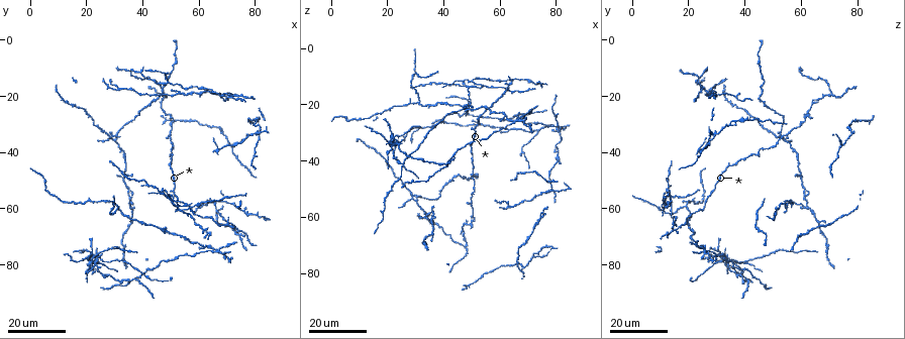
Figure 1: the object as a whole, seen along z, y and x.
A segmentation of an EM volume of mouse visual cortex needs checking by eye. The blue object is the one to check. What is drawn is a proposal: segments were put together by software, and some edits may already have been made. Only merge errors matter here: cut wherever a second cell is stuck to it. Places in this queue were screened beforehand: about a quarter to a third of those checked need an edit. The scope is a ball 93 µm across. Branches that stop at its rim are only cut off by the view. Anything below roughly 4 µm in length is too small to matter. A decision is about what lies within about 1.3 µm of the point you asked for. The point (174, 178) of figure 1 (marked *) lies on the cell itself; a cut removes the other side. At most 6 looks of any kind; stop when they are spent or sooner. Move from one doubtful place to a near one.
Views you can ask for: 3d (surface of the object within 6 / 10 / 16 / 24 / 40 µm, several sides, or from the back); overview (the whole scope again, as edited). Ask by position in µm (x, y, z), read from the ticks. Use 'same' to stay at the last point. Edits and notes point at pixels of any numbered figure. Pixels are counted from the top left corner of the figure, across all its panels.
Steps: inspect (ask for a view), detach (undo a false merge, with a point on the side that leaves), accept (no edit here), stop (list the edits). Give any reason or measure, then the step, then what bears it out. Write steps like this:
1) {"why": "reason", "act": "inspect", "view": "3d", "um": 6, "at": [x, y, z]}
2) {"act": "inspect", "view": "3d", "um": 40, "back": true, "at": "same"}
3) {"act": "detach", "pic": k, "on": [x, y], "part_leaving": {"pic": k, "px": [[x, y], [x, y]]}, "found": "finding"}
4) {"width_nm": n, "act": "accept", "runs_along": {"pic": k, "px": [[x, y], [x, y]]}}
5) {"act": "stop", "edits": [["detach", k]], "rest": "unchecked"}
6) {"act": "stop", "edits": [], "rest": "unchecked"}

{"act": "inspect", "view": "3d", "um": 16, "at": [73, 67, 44]}

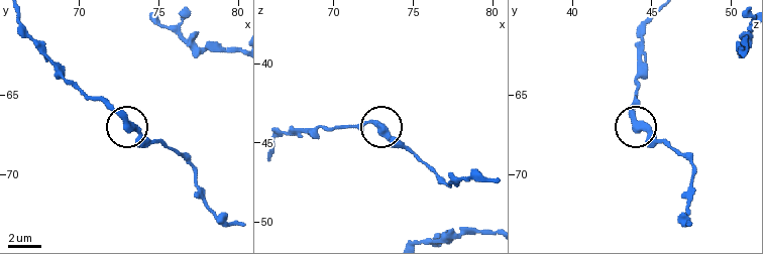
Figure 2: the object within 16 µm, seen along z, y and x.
{"act": "inspect", "view": "3d", "um": 6, "at": [73.0, 66.7, 44.1]}

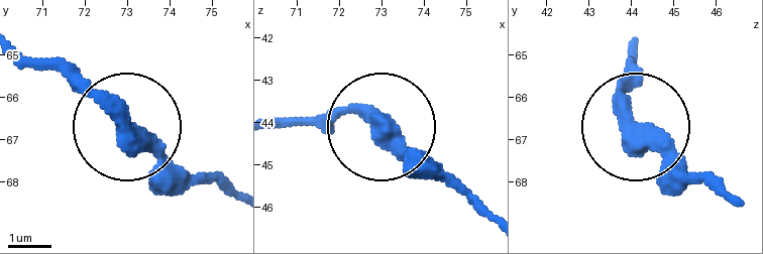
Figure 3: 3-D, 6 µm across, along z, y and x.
{"width_nm": 460, "act": "accept", "found": "all the same cell"}

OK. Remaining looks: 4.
{"why": "three arms meet", "act": "inspect", "view": "3d", "um": 24, "at": [67, 38, 24]}

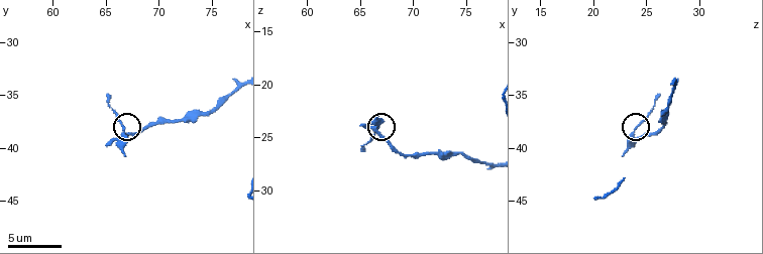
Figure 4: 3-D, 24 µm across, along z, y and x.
{"act": "inspect", "view": "3d", "um": 10, "at": [66.6, 38.6, 23.8]}

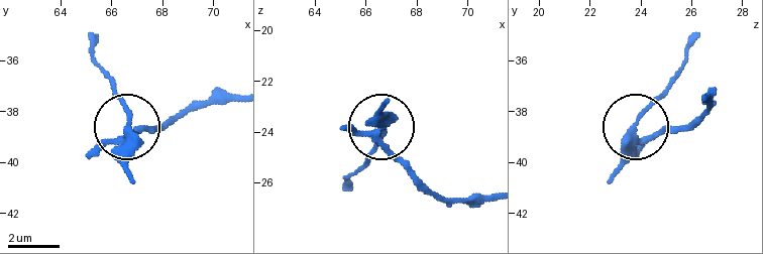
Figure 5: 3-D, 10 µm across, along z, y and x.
{"arms": 3, "act": "detach", "pic": 5, "on": [124, 104], "found": "a second cell is stuck on"}

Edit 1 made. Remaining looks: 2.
{"act": "stop", "edits": [["detach", 5]], "rest": "unchecked"}

